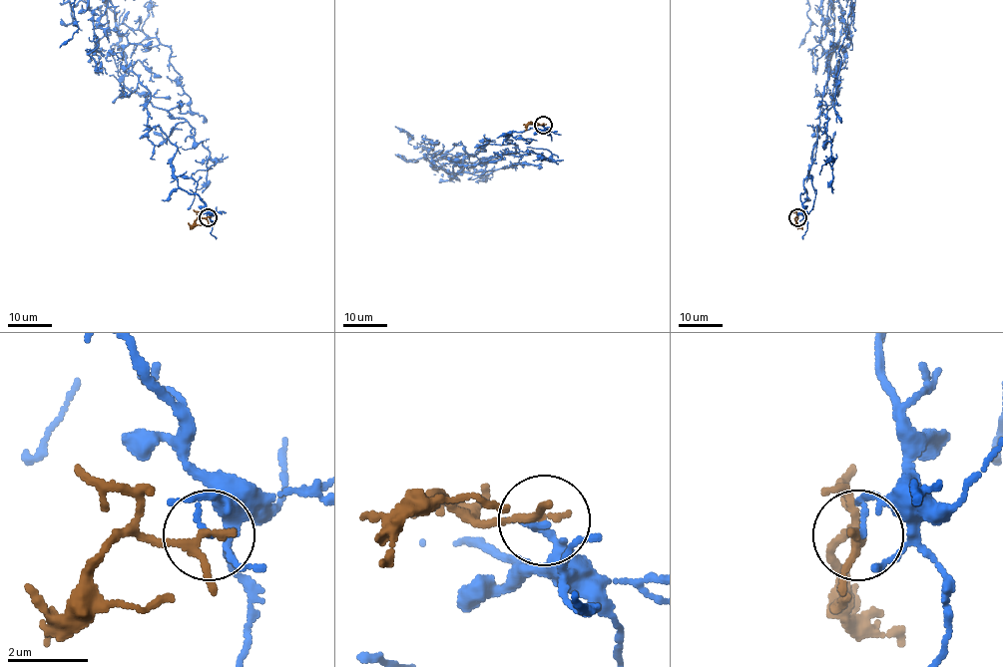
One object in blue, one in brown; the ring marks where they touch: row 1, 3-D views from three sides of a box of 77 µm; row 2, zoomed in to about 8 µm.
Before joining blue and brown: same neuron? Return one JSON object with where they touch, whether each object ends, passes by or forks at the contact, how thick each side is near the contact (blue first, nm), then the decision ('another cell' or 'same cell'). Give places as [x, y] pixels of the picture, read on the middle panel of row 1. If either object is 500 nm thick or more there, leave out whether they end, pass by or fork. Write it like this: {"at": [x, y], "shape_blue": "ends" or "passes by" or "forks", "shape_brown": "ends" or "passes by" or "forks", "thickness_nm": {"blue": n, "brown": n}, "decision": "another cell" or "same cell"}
{"at": [543, 125], "shape_blue": "passes by", "shape_brown": "passes by", "thickness_nm": {"blue": 90, "brown": 170}, "decision": "another cell"}

